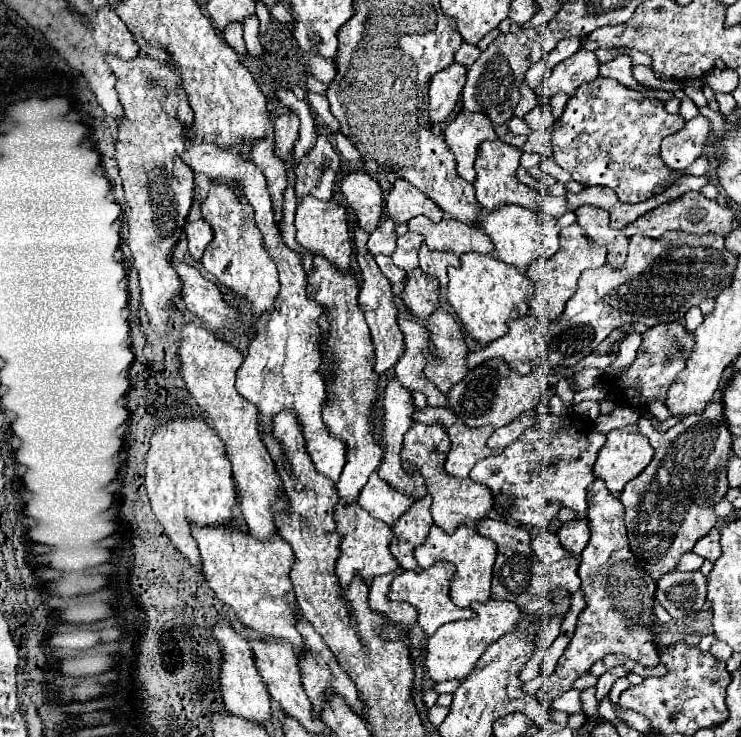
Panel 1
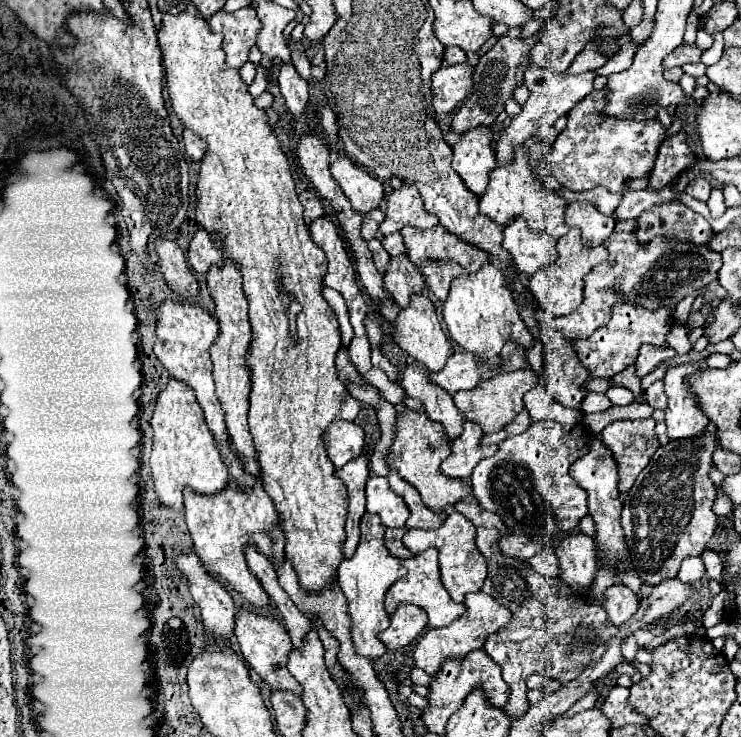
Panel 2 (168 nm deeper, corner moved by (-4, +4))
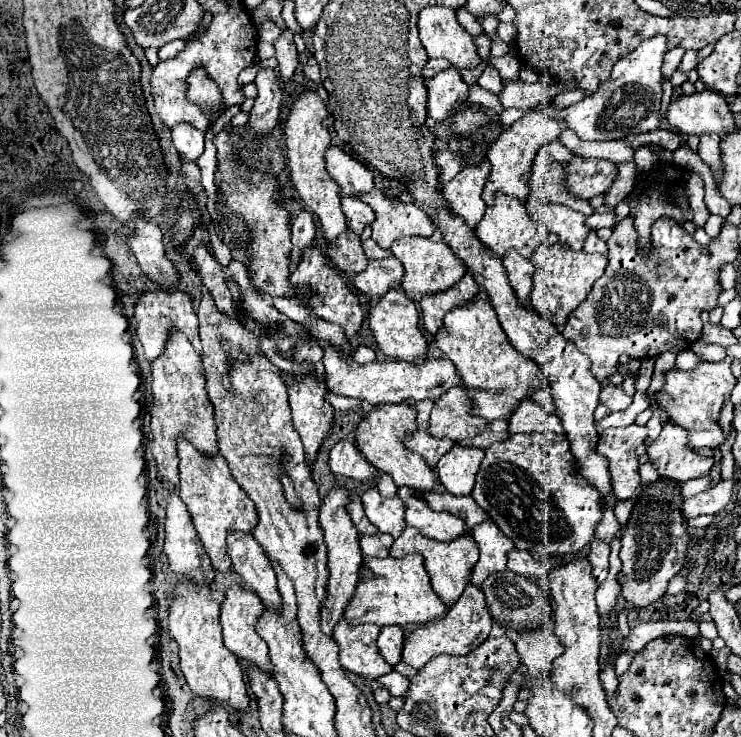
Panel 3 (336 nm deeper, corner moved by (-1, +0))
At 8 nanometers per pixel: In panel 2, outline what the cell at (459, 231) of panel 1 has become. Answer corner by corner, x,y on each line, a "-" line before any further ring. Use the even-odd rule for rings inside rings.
442,224
420,230
416,226
406,226
402,230
408,256
414,260
416,266
422,266
428,258
438,260
454,260
468,272
478,272
484,262
490,262
490,256
480,248
464,242
462,238
448,232

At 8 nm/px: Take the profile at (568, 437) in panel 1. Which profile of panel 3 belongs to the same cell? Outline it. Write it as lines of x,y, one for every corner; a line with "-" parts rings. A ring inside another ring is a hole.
515,434
505,442
493,442
485,450
485,460
477,472
477,482
471,492
475,502
493,518
493,522
509,536
515,548
537,552
541,556
575,554
593,540
601,520
603,502
599,490
589,484
575,464
569,442
563,434

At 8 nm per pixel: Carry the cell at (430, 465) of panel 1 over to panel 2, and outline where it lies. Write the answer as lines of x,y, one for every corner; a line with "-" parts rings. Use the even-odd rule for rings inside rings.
408,410
404,416
398,414
396,438
394,438
390,456
388,456
388,466
396,470
406,482
414,484
424,504
430,506
430,510
434,510
436,514
444,514
456,502
464,500
466,496
472,496
472,488
468,486
468,482
450,478
442,474
440,470
440,462
448,456
448,450
450,450
450,444
446,440
446,430
442,428
444,426
440,422
434,422
426,414
418,414
414,410

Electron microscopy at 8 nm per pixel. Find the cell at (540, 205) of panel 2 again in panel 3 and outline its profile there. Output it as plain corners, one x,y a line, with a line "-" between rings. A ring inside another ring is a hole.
503,194
495,196
495,204
487,208
483,220
479,222
475,236
491,250
495,250
495,254
499,258
503,258
509,250
517,250
523,258
531,258
535,254
535,250
539,248
539,244
545,240
547,230
545,226
539,226
539,222
531,222
531,218
527,218
527,210
525,210
525,202
519,202
515,198
505,198

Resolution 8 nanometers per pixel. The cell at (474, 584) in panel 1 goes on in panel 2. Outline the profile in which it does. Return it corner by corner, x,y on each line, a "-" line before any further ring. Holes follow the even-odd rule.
452,510
446,520
442,522
440,528
434,530
424,530
424,528
410,528
404,536
404,546
408,546
408,550
412,554
420,554
428,548
436,548
440,552
440,574
442,574
442,584
448,590
448,594
452,596
454,602
464,602
466,594
470,592
480,592
486,580
486,558
482,556
482,552
476,546
476,530
474,524
464,518
460,512

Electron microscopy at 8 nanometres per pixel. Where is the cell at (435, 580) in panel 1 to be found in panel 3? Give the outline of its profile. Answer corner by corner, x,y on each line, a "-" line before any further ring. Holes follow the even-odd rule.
407,554
403,558
363,558
363,568
371,570
371,578
359,580
355,594
347,608
343,610
345,620
351,626
357,624
377,624
377,626
407,626
407,624
423,624
435,618
441,618
447,612
443,600
431,590
431,582
427,578
423,560
419,554

